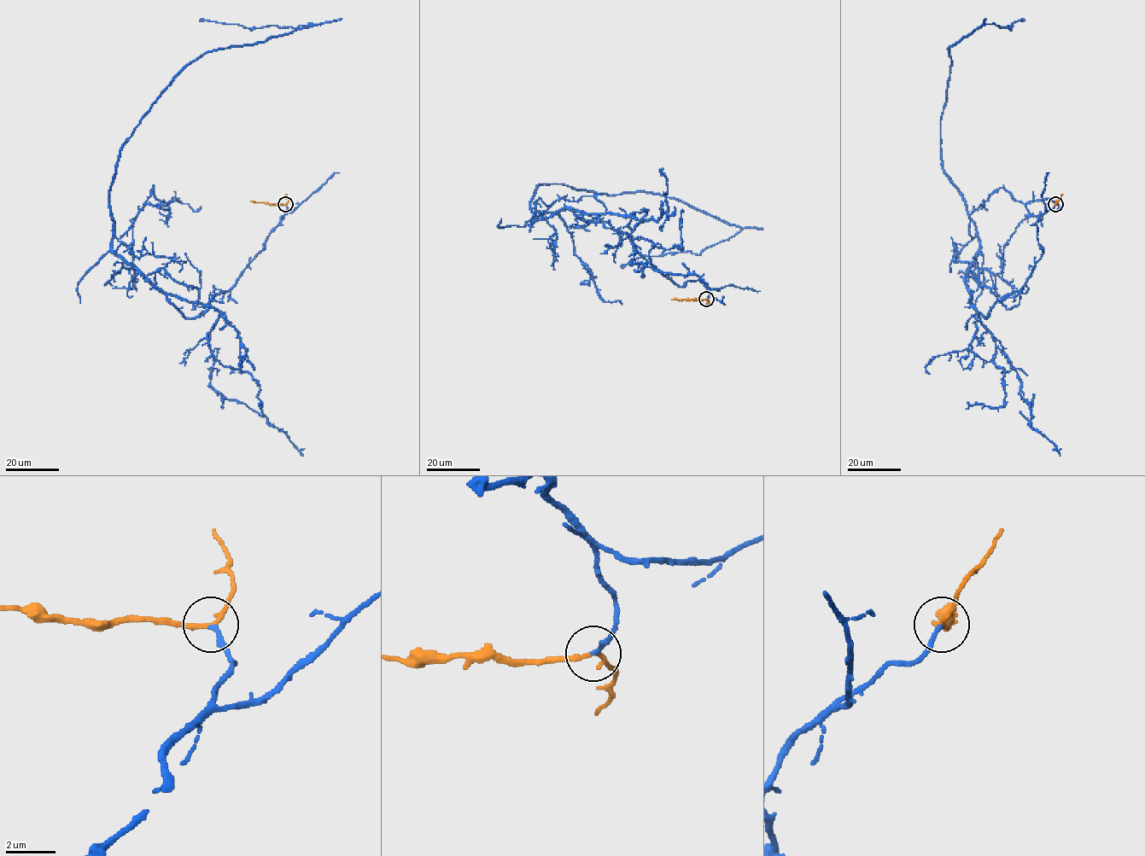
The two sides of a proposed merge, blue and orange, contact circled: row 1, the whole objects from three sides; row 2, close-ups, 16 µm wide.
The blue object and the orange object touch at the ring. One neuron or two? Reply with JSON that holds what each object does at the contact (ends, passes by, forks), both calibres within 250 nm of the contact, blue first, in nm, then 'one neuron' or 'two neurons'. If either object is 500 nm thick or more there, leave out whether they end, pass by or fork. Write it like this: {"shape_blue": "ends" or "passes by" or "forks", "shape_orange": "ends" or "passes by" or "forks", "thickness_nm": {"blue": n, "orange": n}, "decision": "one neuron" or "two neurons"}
{"shape_blue": "ends", "shape_orange": "passes by", "thickness_nm": {"blue": 180, "orange": 180}, "decision": "one neuron"}

